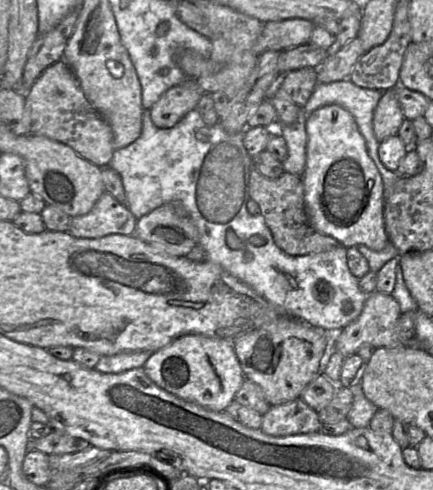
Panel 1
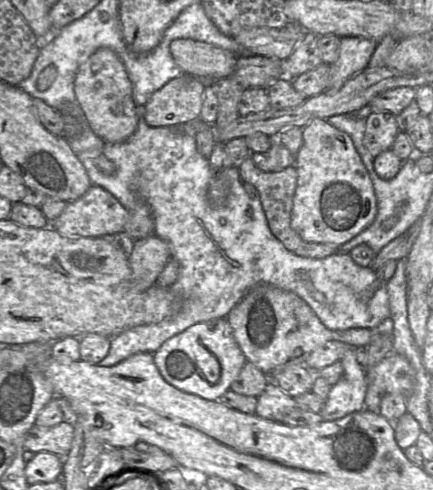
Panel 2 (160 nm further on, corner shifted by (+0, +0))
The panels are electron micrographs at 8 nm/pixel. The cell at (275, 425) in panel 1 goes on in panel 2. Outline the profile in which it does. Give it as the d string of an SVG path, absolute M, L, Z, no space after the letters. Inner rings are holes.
M269 380L264 392L258 397L256 415L284 423L284 418L292 410L297 409L295 398L280 389L273 381Z

